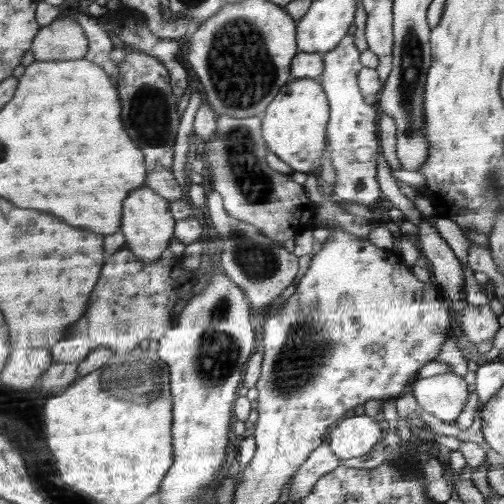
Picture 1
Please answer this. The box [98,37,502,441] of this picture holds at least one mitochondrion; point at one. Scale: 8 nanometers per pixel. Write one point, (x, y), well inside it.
(306, 350)

